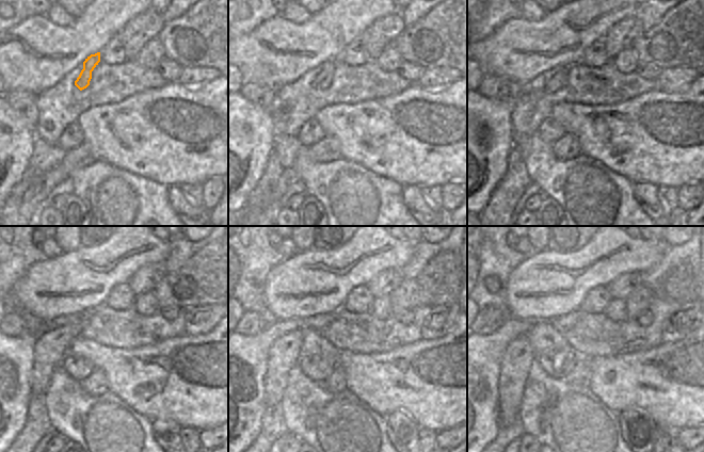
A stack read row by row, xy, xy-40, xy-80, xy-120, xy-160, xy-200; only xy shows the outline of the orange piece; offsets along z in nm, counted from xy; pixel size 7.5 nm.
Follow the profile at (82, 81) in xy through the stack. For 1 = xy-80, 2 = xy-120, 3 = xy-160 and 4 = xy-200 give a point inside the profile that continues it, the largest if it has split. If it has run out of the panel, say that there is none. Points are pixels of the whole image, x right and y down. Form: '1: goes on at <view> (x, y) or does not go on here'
1: goes on at xy-80 (524, 108)
2: goes on at xy-120 (50, 349)
3: goes on at xy-160 (285, 353)
4: goes on at xy-200 (516, 360)

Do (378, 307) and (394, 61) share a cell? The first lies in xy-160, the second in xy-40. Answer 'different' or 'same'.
same

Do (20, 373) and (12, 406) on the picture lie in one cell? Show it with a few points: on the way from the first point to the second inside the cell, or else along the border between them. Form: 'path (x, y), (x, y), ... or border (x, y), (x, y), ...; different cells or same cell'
path (20, 382), (13, 398); same cell

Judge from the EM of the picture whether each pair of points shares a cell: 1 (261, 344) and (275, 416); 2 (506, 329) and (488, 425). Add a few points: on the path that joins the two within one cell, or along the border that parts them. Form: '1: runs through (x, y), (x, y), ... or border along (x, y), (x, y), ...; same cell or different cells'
1: border along (267, 408), (259, 432); different cells
2: runs through (491, 353), (492, 392), (488, 397), (488, 402); same cell

